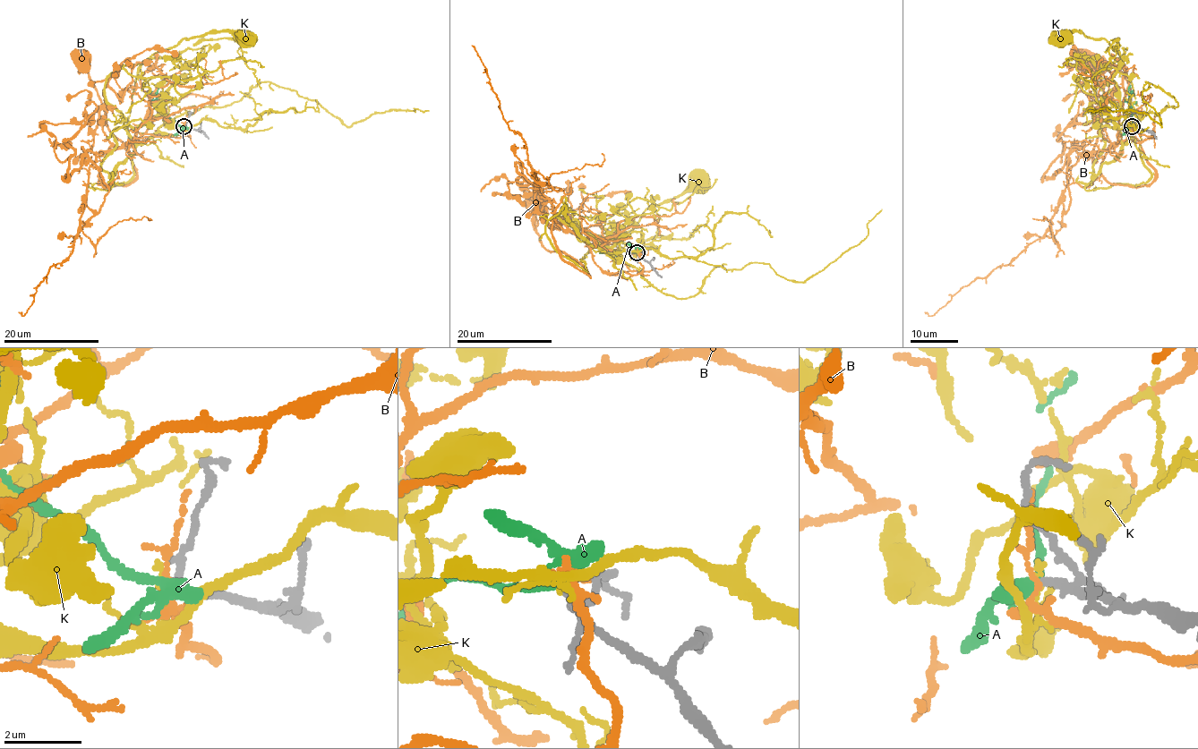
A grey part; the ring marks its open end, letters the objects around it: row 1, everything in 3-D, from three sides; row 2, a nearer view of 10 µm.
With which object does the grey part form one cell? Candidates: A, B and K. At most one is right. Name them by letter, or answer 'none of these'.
A

